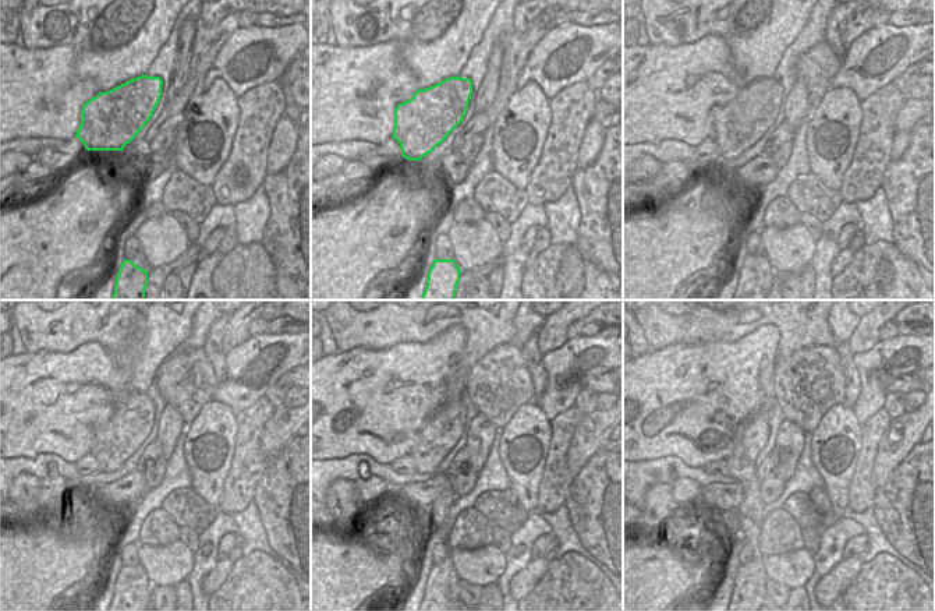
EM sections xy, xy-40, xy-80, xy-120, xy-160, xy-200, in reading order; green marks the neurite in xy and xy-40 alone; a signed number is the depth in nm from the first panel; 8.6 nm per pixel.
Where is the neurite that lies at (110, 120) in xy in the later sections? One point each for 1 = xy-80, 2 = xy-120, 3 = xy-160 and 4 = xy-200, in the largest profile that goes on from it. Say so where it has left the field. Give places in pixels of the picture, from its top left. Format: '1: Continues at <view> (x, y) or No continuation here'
1: Continues at xy-80 (736, 126)
2: Continues at xy-120 (114, 441)
3: Continues at xy-160 (439, 433)
4: Continues at xy-200 (750, 583)

